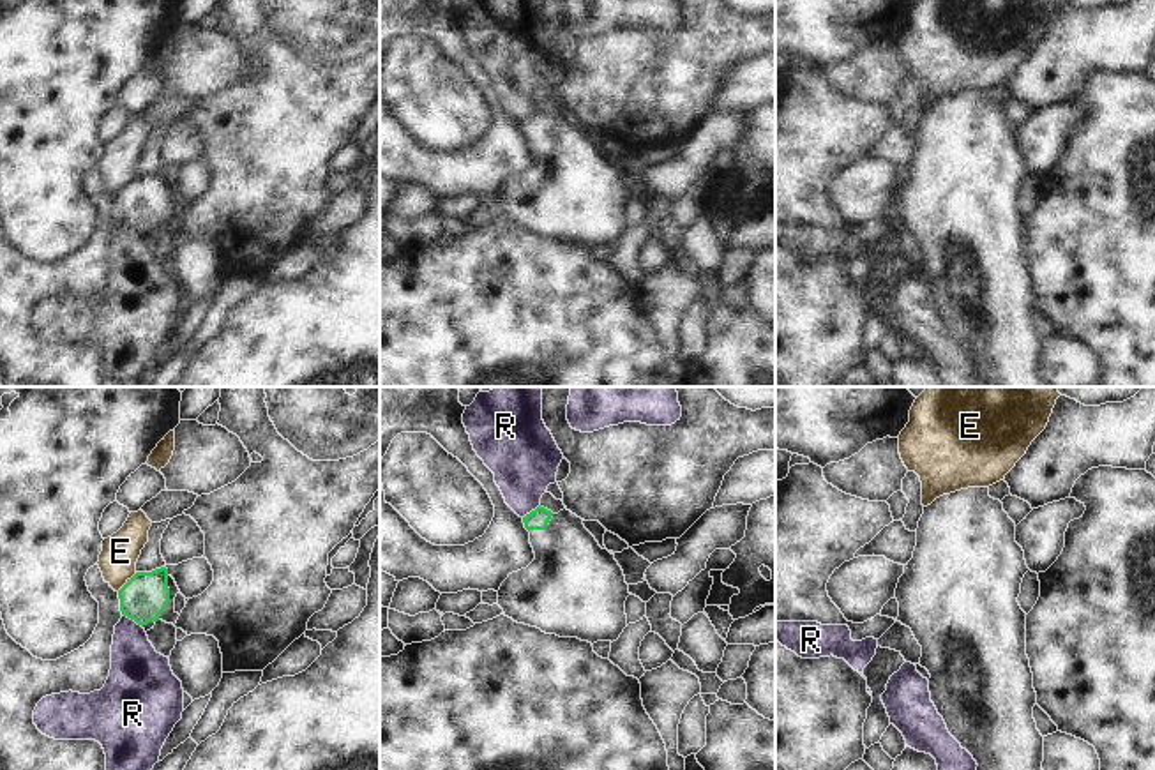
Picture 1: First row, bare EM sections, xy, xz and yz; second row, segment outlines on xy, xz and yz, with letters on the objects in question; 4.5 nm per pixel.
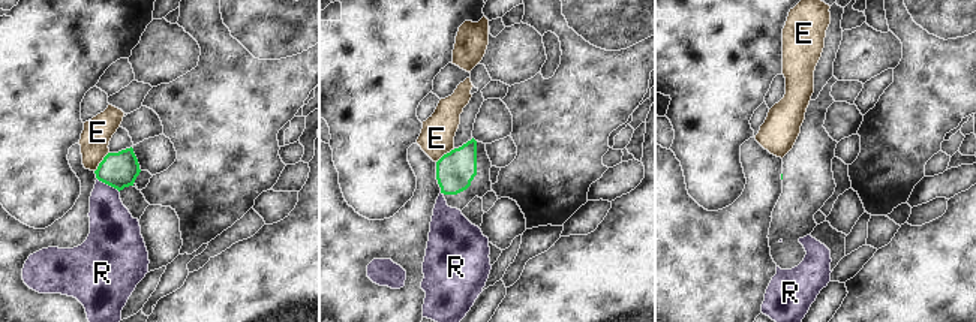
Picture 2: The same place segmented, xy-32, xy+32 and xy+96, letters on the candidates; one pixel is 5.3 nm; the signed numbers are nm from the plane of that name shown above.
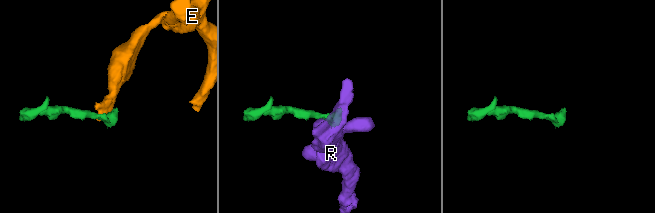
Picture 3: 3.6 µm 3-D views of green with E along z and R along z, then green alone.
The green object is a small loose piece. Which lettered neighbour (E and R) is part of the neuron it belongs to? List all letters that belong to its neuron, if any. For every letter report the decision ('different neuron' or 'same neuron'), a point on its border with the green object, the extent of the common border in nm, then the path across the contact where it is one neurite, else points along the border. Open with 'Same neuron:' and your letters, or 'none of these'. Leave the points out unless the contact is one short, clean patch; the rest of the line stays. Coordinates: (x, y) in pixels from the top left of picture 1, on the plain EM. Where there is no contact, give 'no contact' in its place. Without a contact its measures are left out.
Same neuron: none of these
E: different neuron; meets green in xy at (128, 186); contact 130 nm long; border along xy (136, 177), (117, 195)
R: different neuron; meets green in xy at (133, 223); contact 120 nm long

